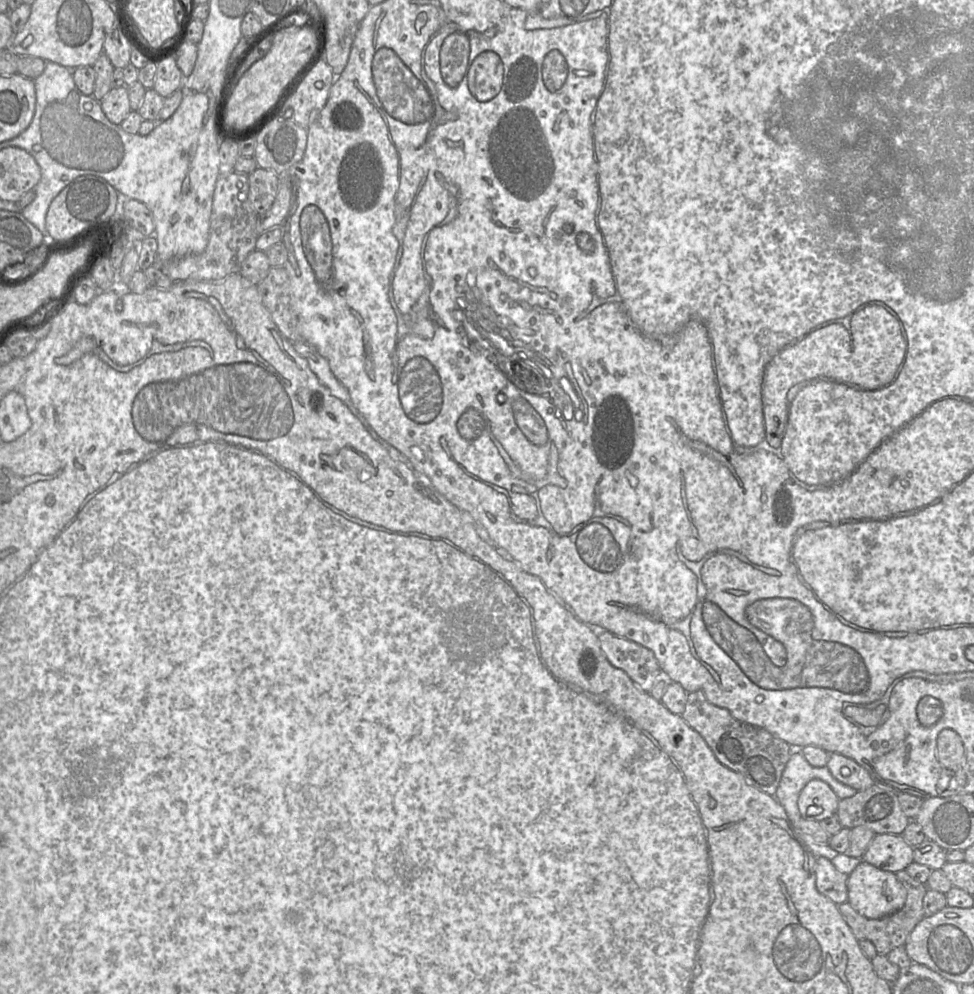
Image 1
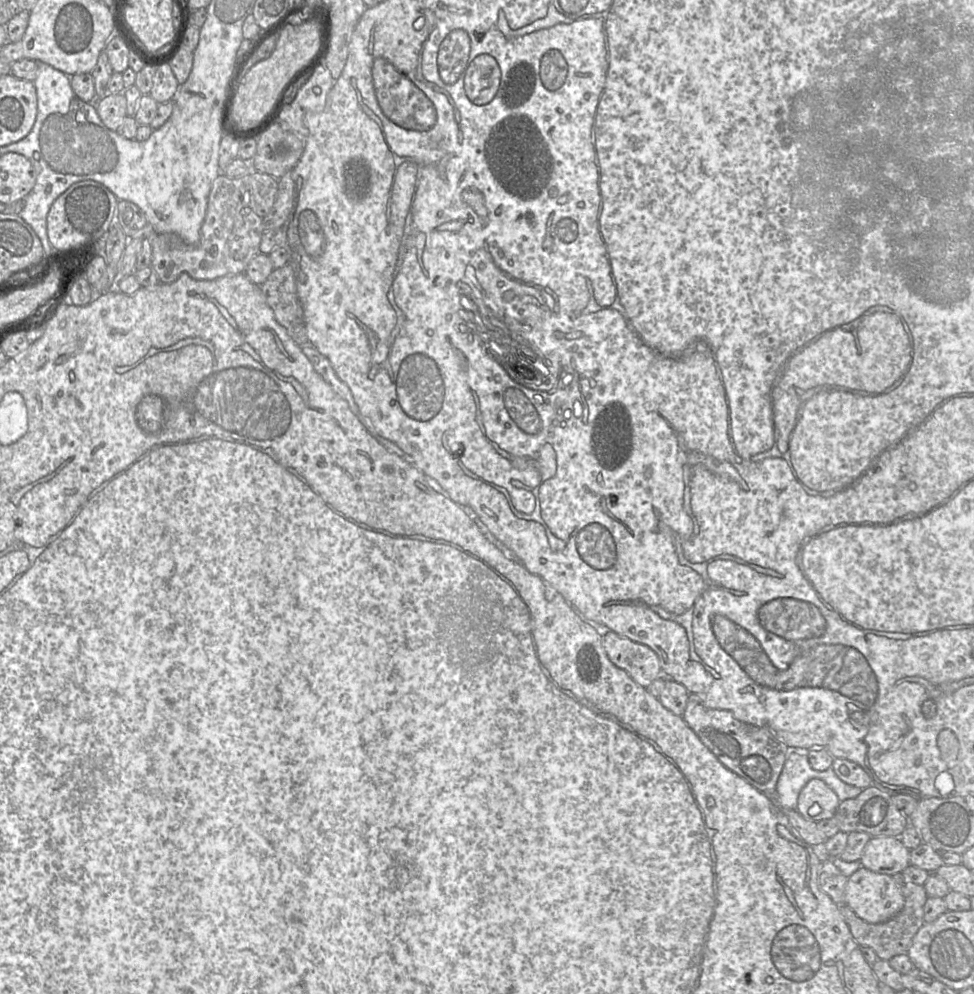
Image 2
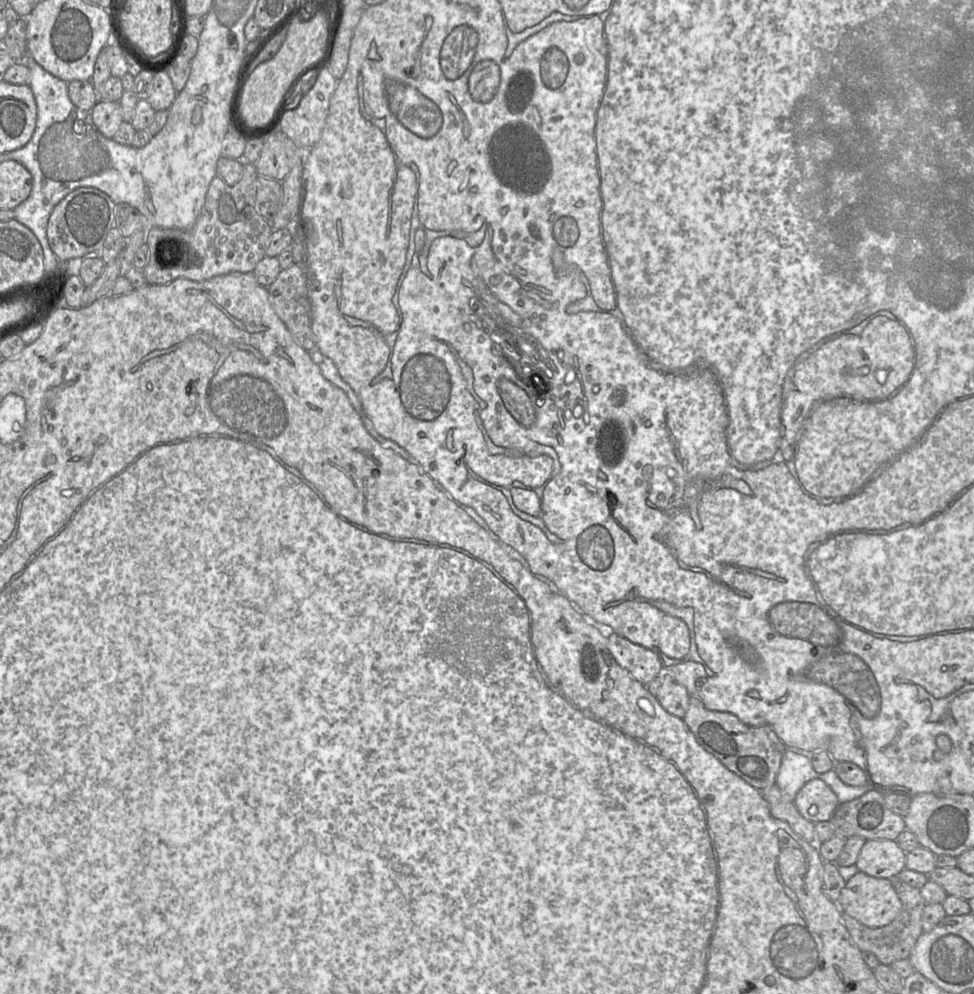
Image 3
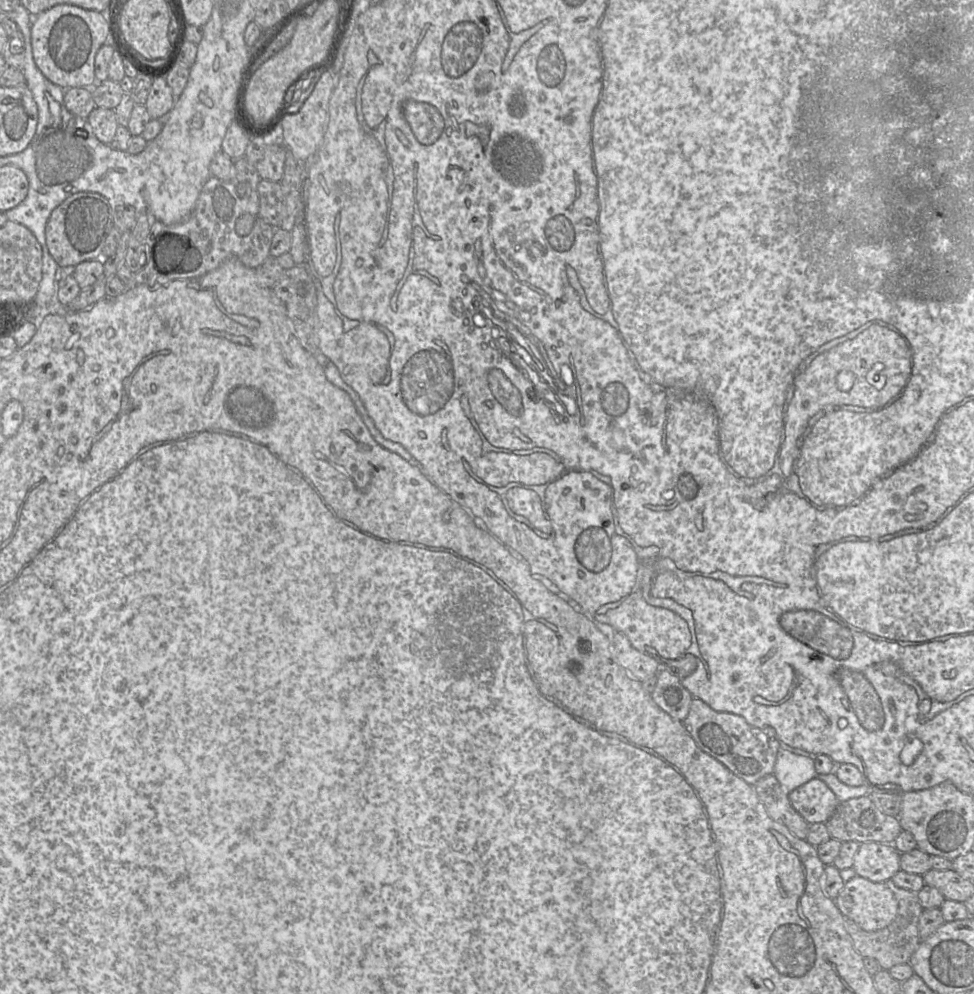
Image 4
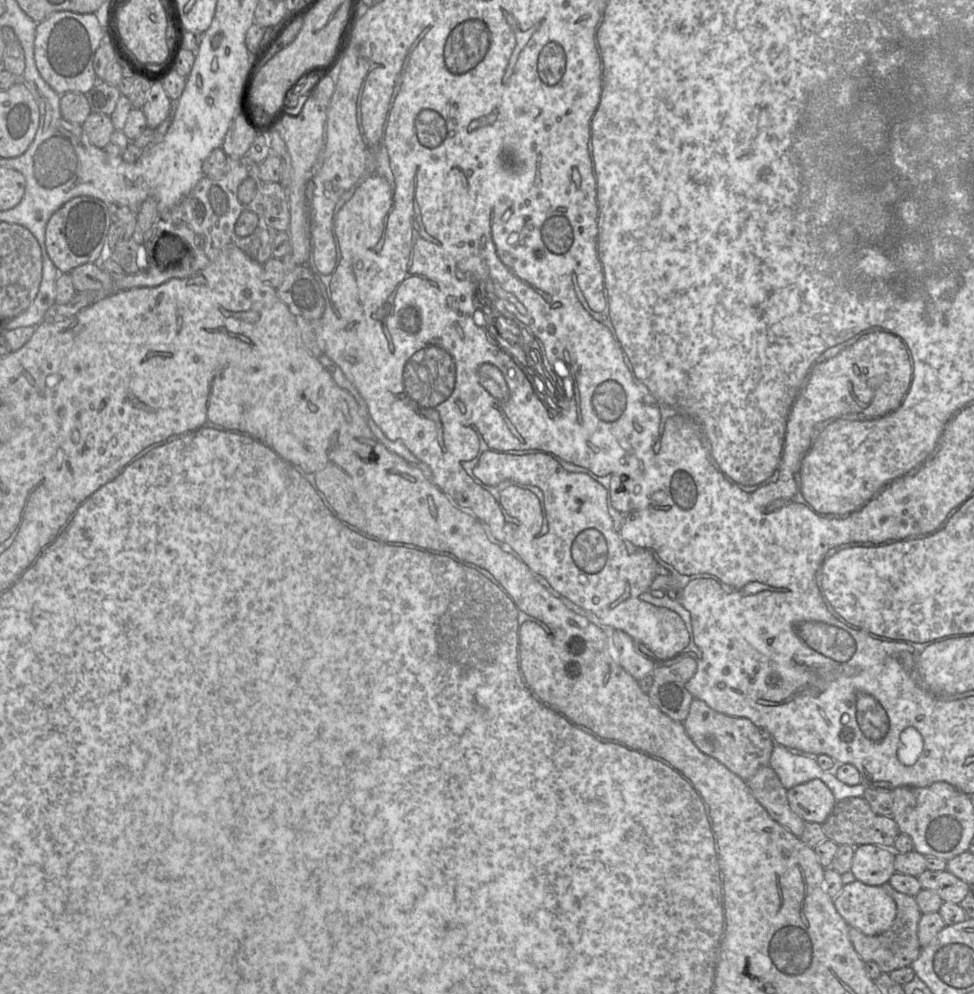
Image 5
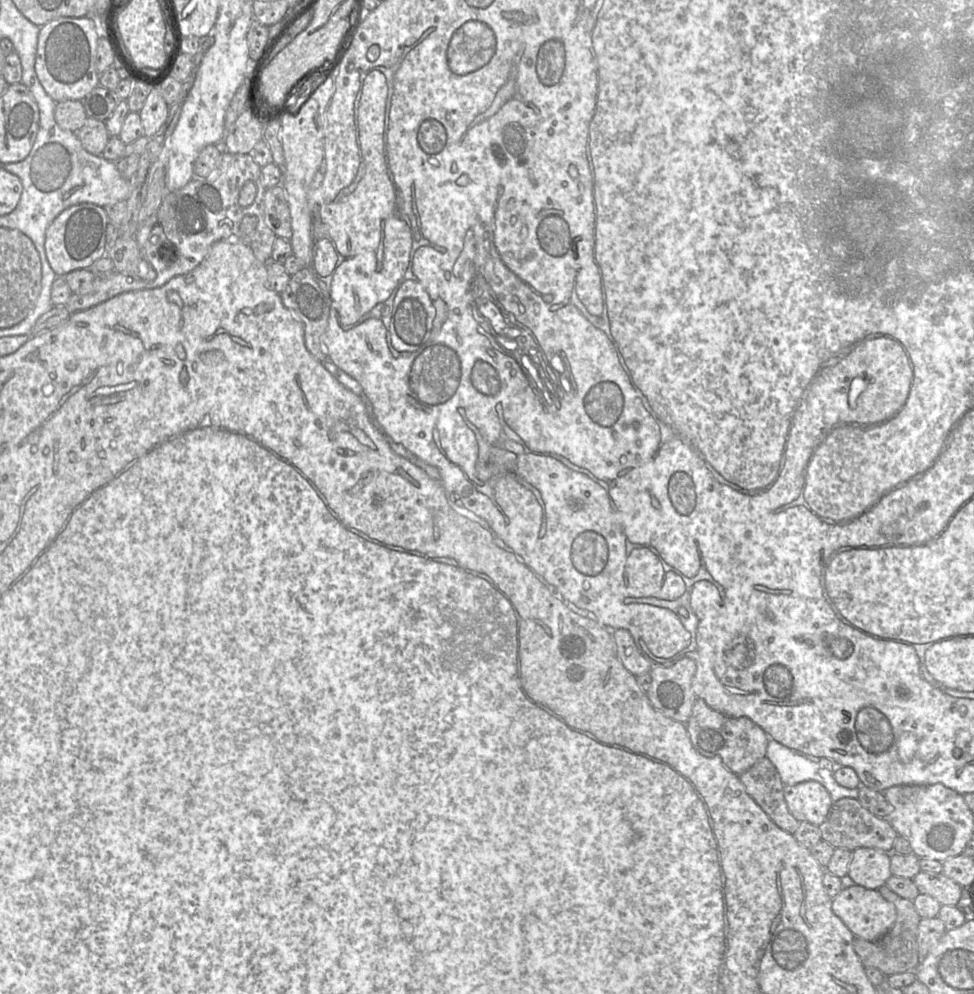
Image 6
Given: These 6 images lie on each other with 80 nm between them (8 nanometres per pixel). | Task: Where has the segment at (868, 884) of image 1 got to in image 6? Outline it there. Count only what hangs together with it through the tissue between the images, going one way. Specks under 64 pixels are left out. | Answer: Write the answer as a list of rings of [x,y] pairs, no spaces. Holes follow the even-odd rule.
[[[860,885],[843,888],[832,900],[832,910],[855,937],[875,941],[892,928],[896,908],[878,889]]]

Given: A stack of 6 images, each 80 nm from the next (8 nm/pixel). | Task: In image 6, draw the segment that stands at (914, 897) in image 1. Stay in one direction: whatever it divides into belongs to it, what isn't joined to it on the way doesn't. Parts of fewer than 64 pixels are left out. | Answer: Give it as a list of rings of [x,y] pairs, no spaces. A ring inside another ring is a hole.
[[[886,884],[881,886],[878,890],[885,899],[894,904],[896,908],[896,920],[888,933],[878,940],[868,941],[855,937],[855,952],[864,967],[878,968],[886,976],[907,971],[915,971],[919,964],[917,933],[921,917],[915,909],[913,900],[899,896]]]

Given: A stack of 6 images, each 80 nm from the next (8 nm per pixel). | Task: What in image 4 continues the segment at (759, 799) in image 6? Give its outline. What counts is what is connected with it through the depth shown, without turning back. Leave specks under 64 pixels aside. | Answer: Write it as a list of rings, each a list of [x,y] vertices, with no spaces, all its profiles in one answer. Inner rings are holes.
[[[766,775],[752,786],[773,820],[786,826],[796,837],[806,840],[810,824],[793,808],[789,793],[775,775]]]

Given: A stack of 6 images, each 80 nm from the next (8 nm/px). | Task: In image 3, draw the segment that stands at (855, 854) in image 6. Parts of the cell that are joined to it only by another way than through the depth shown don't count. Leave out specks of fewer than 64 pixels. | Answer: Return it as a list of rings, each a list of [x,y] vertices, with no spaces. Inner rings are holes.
[[[866,840],[860,850],[856,866],[859,871],[877,878],[891,879],[906,868],[906,852],[896,840]]]

